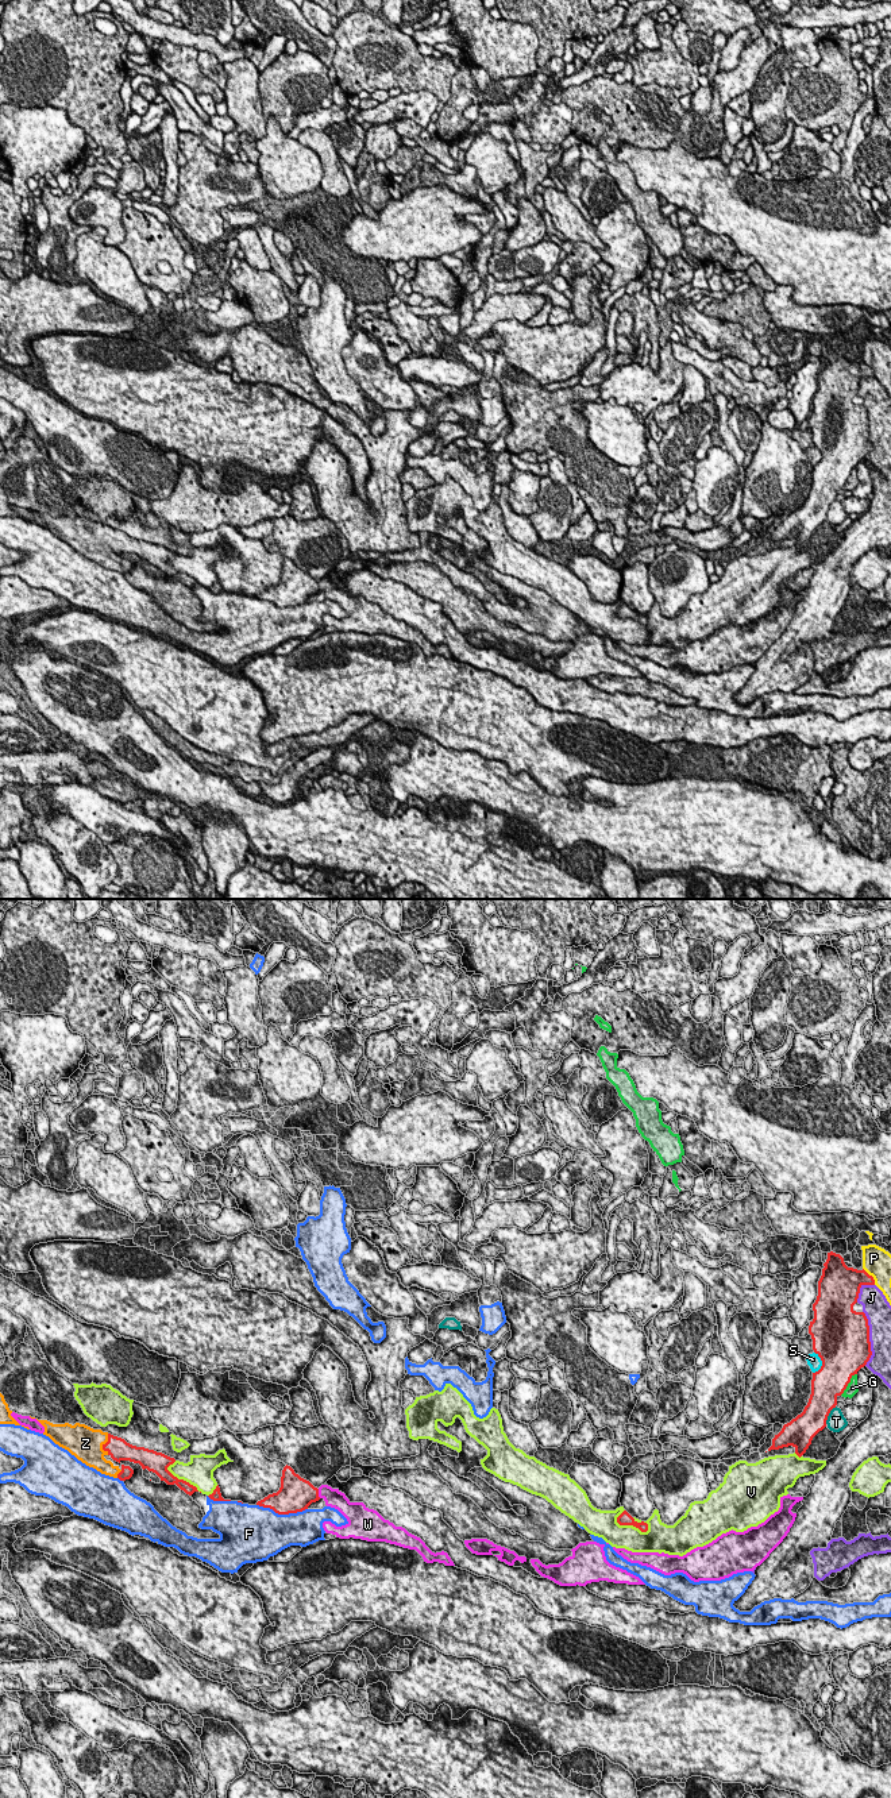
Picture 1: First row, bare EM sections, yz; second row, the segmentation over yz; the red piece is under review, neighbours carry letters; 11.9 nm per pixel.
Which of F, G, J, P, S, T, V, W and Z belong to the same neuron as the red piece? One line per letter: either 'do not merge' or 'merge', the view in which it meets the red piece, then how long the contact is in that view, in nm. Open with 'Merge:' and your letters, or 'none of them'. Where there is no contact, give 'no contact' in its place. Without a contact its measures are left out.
Merge: Z
F: do not merge; contact in yz; length 600 nm
G: do not merge; contact in yz; length 340 nm
J: do not merge; contact in yz; length 650 nm
P: do not merge; contact in yz; length 260 nm
S: do not merge; contact in yz; length 280 nm
T: do not merge; contact in yz; length 240 nm
V: do not merge; contact in yz; length 420 nm
W: do not merge; contact in yz; length 120 nm
Z: merge; contact in yz; length 260 nm

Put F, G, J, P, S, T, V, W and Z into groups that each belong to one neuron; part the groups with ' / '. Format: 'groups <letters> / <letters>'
groups F / G / J / P / S / T / V / W / Z

